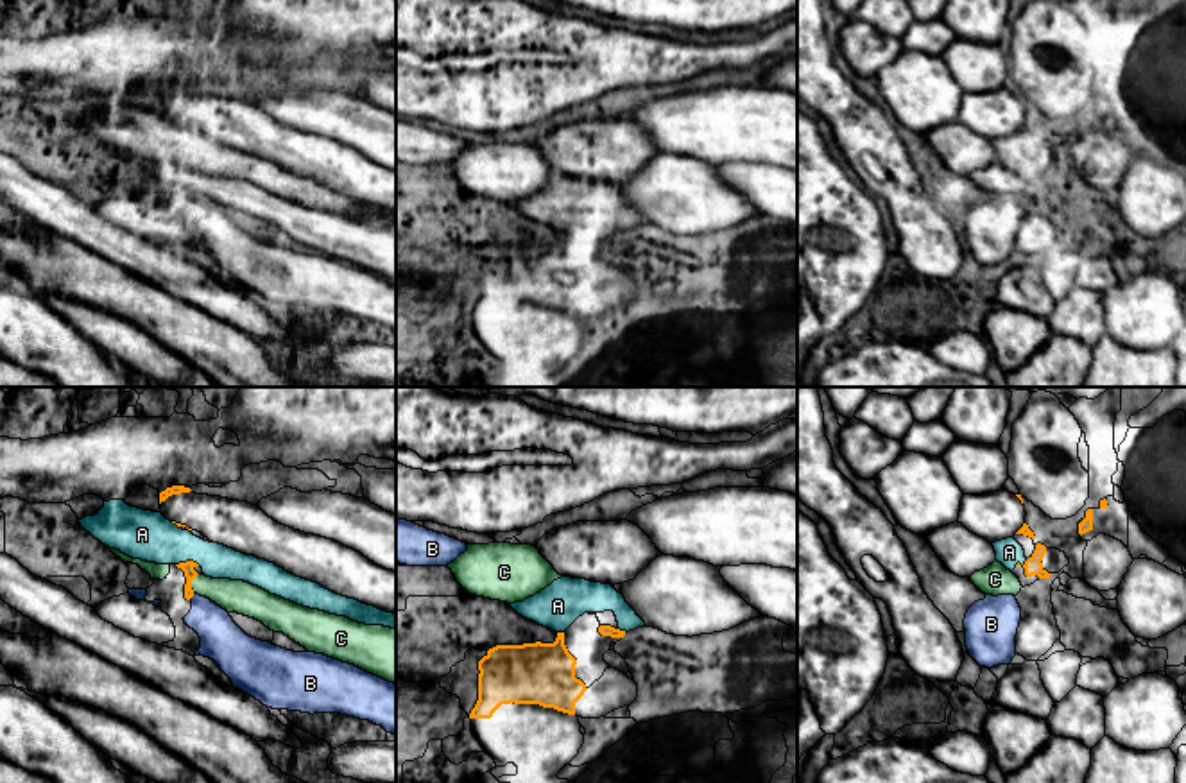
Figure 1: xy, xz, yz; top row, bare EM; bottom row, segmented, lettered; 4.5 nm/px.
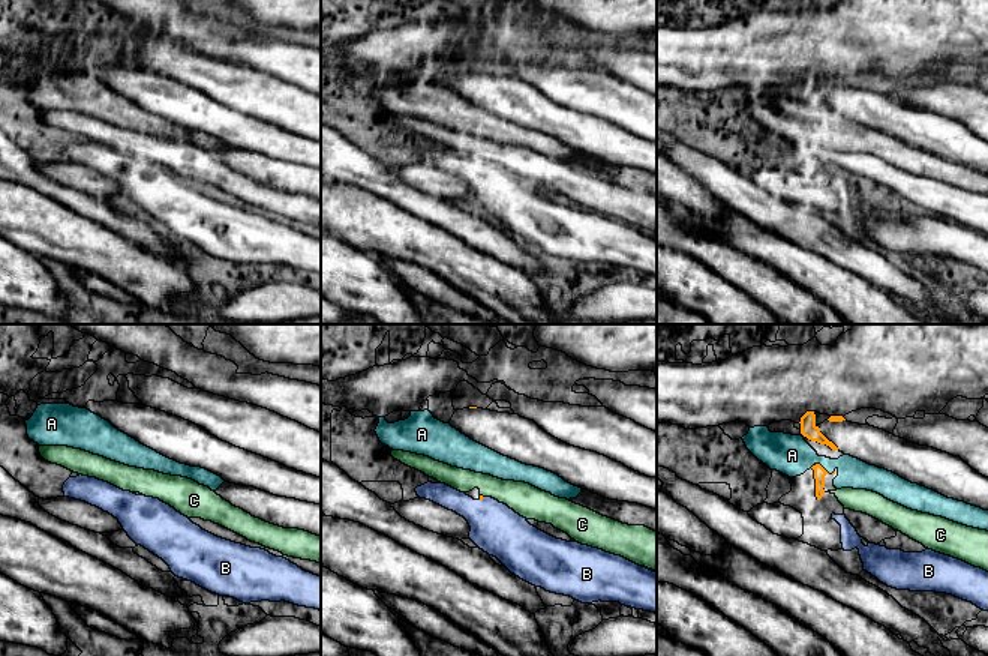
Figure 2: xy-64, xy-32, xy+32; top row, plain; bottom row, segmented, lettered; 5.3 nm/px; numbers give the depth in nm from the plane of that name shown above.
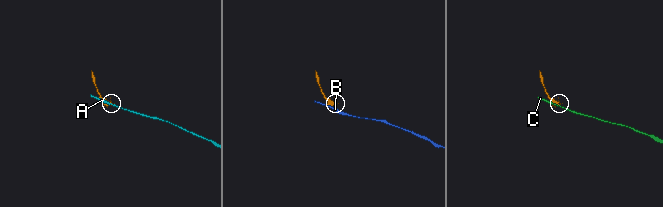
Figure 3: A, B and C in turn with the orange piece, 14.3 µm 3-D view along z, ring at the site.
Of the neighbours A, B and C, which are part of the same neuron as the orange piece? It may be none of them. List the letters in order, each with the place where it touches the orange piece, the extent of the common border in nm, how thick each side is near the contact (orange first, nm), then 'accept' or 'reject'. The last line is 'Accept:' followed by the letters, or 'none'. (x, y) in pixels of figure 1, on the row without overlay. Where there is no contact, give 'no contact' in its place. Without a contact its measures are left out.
A: xy (189, 160) | 110 nm | 60/220 nm | reject
B: xy (192, 194) | 30 nm | 60/190 nm | reject
C: xy (190, 181) | 90 nm | 60/140 nm | reject
Accept: none

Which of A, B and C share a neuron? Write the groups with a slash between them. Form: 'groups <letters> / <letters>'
groups A / B / C

